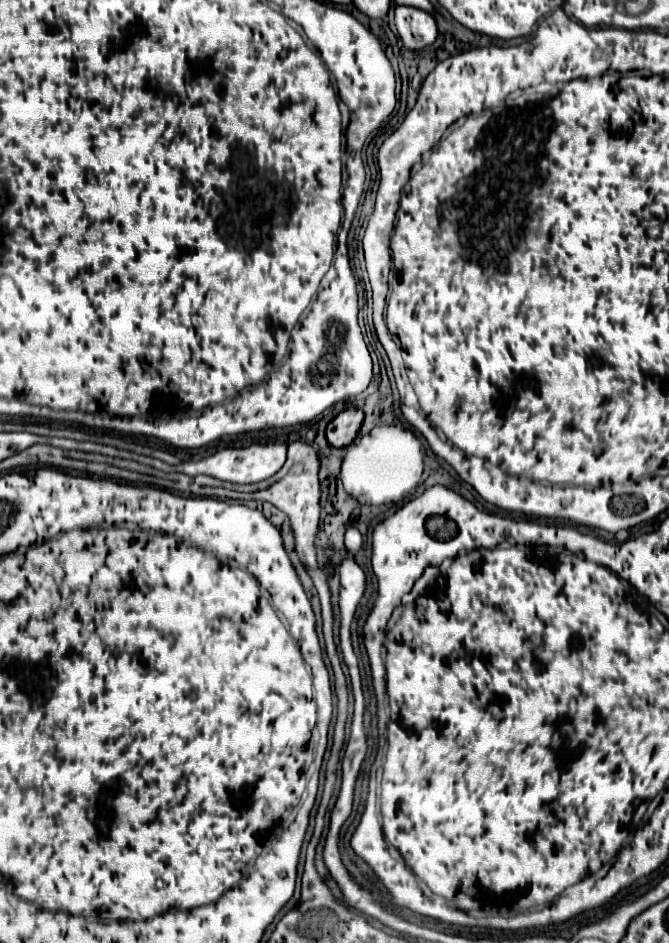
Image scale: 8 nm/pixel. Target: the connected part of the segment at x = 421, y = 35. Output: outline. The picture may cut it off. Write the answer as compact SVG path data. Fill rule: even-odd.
M396 6L394 24L396 24L402 44L408 50L422 50L430 46L438 36L436 20L428 12L418 10L418 8Z

